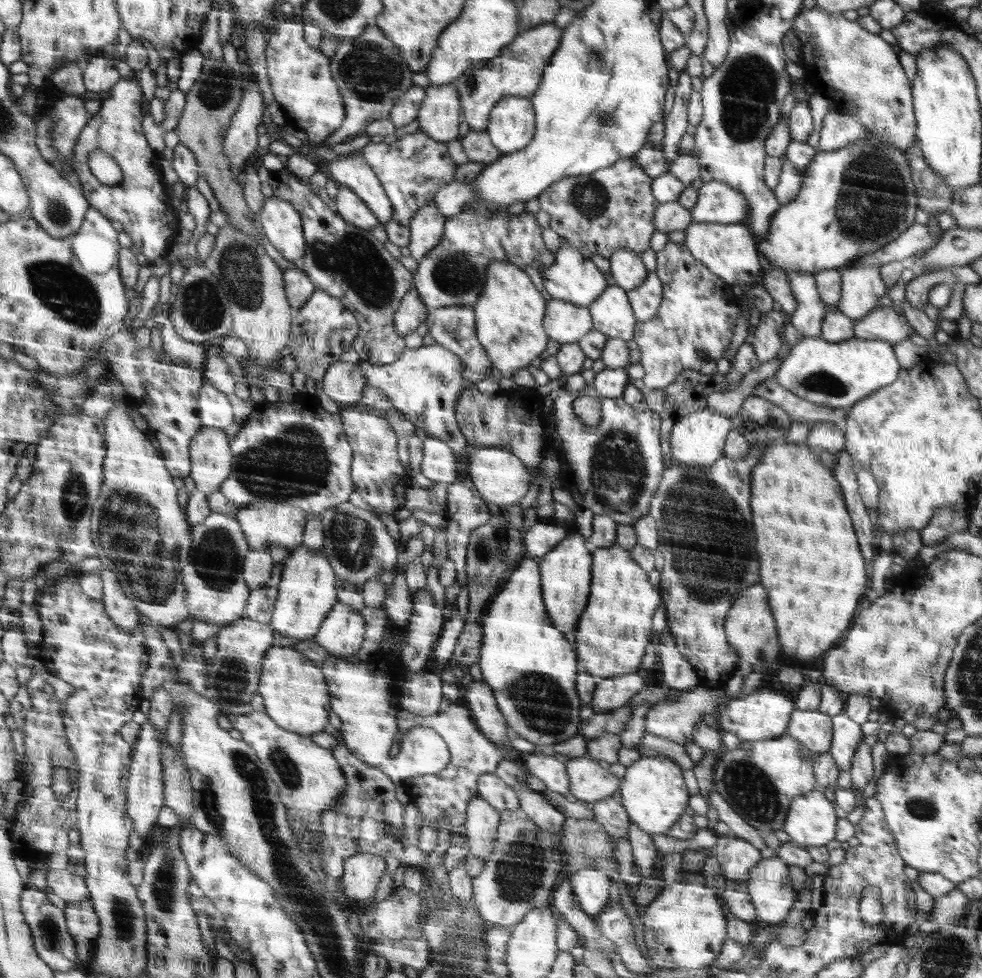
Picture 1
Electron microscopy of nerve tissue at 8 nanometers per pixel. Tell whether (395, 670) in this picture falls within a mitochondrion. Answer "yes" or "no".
no

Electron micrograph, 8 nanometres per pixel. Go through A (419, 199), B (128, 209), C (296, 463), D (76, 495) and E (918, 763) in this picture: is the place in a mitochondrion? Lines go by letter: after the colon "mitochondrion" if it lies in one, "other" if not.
A: other
B: other
C: mitochondrion
D: mitochondrion
E: other

